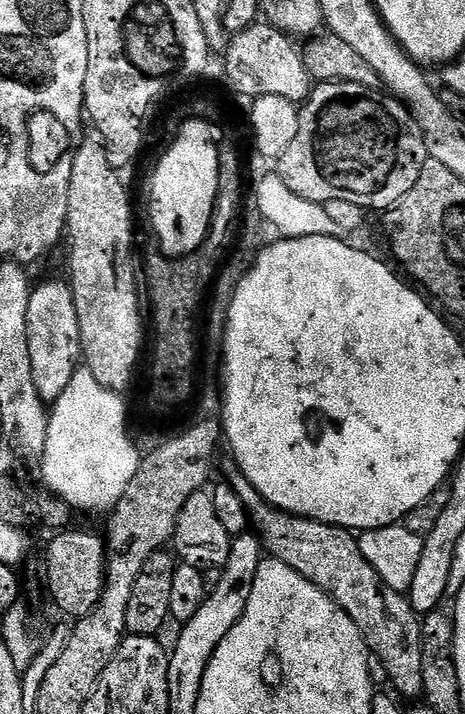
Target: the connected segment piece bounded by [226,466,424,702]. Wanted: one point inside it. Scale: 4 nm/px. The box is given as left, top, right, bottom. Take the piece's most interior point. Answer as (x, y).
(331, 557)

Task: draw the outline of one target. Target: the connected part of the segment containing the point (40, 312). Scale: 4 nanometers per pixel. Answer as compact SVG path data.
M67 279L48 280L45 284L37 283L33 287L30 306L26 309L26 342L30 342L34 390L38 390L44 403L51 406L58 398L62 398L82 360L78 310L74 306L72 286Z

